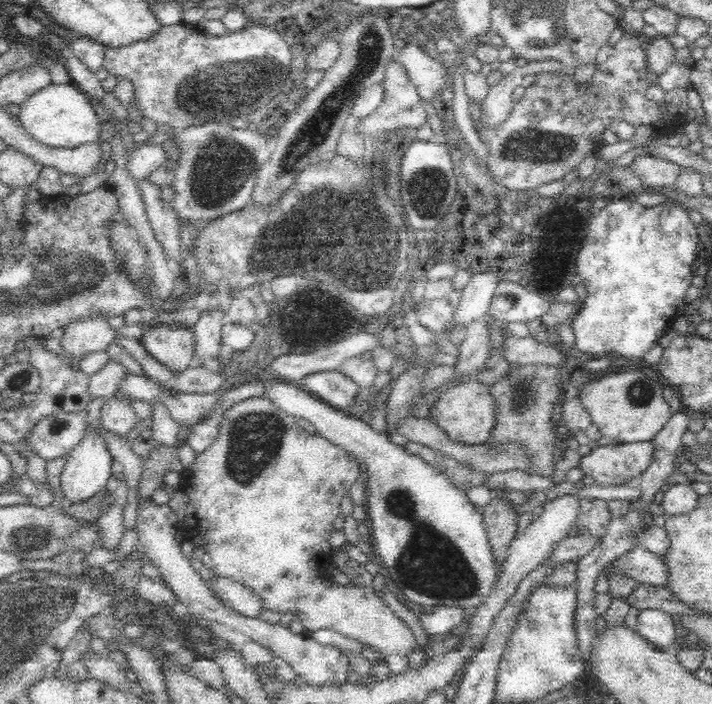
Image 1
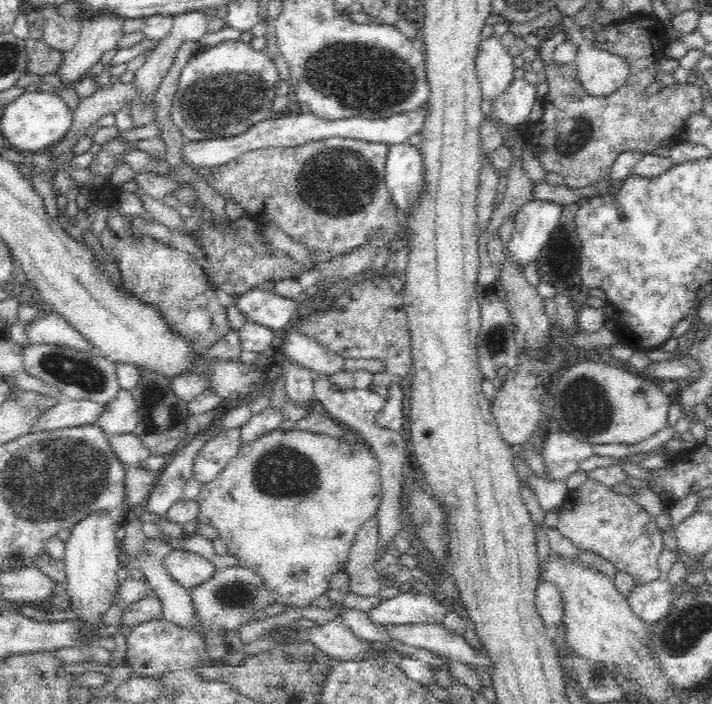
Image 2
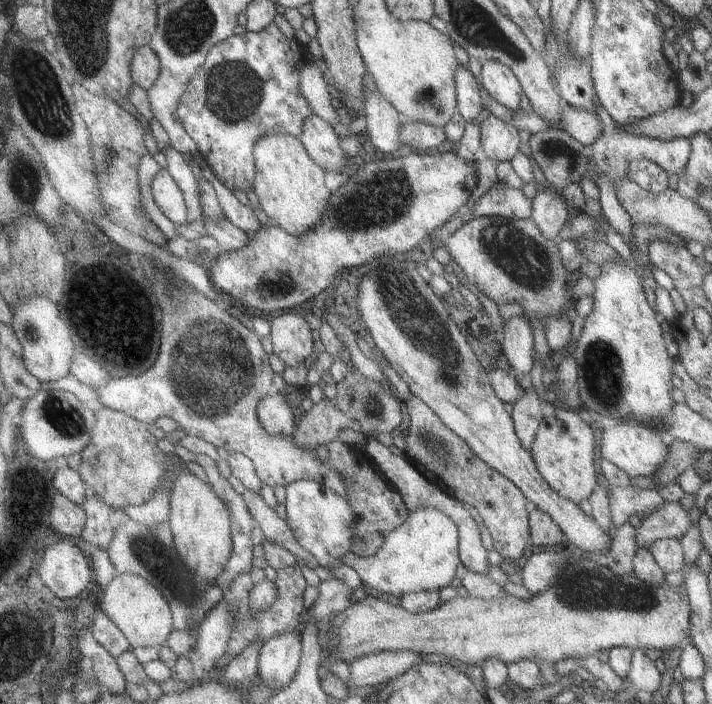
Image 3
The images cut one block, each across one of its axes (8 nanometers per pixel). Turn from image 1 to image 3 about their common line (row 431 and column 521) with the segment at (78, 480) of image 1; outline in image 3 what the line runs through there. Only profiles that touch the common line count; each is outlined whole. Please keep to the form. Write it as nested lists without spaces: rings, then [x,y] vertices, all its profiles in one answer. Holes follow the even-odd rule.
[[[489,59],[482,62],[477,82],[488,91],[498,104],[514,111],[520,105],[523,89],[513,71],[499,61]]]

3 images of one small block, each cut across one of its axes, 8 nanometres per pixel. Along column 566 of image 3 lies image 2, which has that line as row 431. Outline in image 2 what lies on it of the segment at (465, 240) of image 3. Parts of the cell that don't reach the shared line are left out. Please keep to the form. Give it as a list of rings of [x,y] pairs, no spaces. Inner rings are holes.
[[[295,428],[289,431],[277,429],[258,438],[252,445],[242,445],[238,455],[221,473],[221,476],[202,486],[203,488],[196,500],[196,503],[198,503],[196,520],[210,524],[218,531],[218,538],[224,540],[228,545],[228,554],[238,559],[237,566],[240,566],[243,571],[252,570],[262,577],[262,583],[274,593],[274,603],[293,604],[296,607],[312,606],[311,602],[325,594],[329,589],[330,576],[346,570],[354,538],[356,538],[358,530],[364,526],[364,522],[368,522],[370,518],[376,516],[381,503],[382,490],[378,460],[365,443],[359,441],[355,444],[348,444],[344,440],[331,438],[326,434],[304,432]]]

